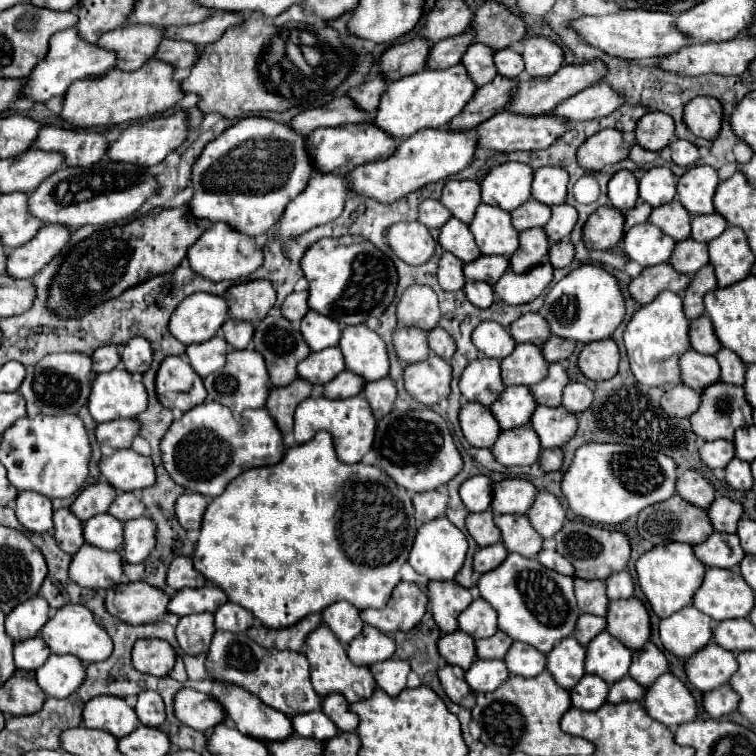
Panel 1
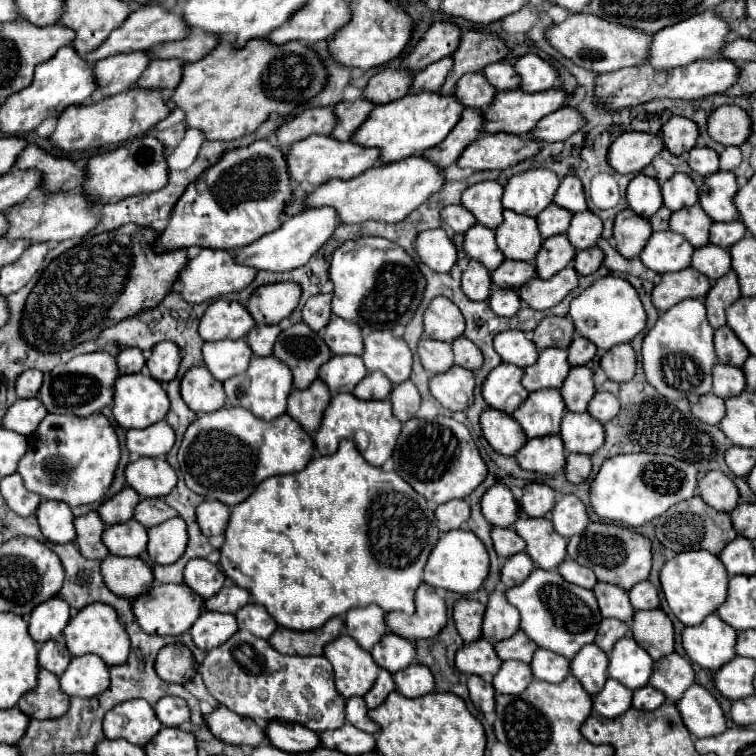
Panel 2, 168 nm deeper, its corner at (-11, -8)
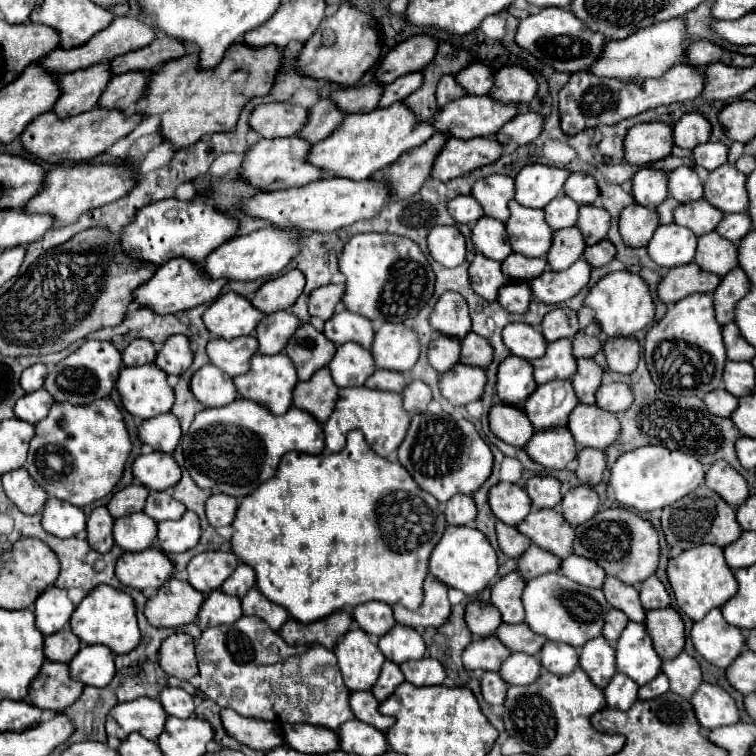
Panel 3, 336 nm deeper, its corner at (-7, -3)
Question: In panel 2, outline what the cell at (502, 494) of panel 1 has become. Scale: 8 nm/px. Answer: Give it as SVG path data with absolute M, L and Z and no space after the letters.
M530 482L522 488L522 498L520 498L520 508L526 516L532 518L542 518L554 508L554 498L558 494L540 482Z

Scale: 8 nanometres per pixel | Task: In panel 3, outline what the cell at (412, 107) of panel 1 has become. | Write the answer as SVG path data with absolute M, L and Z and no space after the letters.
M398 101L390 107L374 109L370 113L346 115L344 121L332 131L332 135L310 147L308 161L322 169L328 177L362 181L394 163L404 151L426 143L432 135L434 127L430 125L430 121L418 123L416 115L402 101Z

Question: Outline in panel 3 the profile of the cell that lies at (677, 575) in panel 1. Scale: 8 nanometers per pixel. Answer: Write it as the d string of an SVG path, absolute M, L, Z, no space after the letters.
M698 545L668 563L668 579L674 589L678 607L694 621L700 621L710 609L720 609L738 591L734 571L724 561L724 549L716 545Z

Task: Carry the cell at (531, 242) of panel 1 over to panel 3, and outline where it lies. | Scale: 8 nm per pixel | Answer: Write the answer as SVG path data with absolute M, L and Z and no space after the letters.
M576 227L560 229L554 233L554 243L548 251L548 265L552 271L568 269L574 261L578 261L584 253L584 235Z

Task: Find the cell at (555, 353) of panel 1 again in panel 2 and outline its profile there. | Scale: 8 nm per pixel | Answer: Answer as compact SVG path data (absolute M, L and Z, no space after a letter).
M576 336L572 340L572 344L568 346L568 364L570 366L588 364L594 356L596 356L596 346L582 336Z

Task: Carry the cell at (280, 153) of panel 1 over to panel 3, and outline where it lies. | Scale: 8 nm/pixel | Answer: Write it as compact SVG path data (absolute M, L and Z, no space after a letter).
M202 195L190 201L164 199L142 207L132 225L126 225L120 233L120 247L126 257L162 265L174 257L184 257L194 263L202 263L212 249L234 237L238 231L238 221L230 215L220 213L216 207L208 205Z

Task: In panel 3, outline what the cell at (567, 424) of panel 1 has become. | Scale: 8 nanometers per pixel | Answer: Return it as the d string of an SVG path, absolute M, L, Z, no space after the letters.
M580 403L570 415L568 429L572 429L572 435L580 447L604 451L618 439L620 421L612 411L600 409L598 405Z

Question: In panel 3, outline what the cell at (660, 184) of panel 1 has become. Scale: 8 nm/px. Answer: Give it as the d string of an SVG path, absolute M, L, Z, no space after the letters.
M678 167L668 175L670 195L680 203L692 203L702 199L702 181L692 167Z

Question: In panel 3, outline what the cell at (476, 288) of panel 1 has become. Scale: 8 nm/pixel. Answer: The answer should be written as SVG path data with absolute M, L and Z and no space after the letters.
M512 281L500 289L498 303L510 313L524 313L532 301L532 289L528 281Z

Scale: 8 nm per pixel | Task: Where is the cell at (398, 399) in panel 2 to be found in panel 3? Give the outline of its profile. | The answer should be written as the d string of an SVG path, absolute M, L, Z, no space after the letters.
M412 381L412 383L404 389L402 397L404 397L404 409L406 409L408 413L416 415L416 413L424 413L424 411L426 411L428 403L432 401L432 391L430 391L430 387L428 387L426 383L422 383L422 381Z

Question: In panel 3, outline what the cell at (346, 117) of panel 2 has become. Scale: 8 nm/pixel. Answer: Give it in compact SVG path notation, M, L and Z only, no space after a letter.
M320 99L316 105L308 109L308 125L304 125L300 137L306 139L308 143L318 143L326 139L336 125L340 125L340 119L344 113L332 103L332 99Z

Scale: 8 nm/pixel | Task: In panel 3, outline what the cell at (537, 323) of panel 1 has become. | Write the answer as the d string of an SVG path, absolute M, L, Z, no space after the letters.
M562 307L552 309L542 321L542 335L548 341L556 341L562 337L572 339L578 333L578 319L576 317L578 315L572 309L562 309Z

